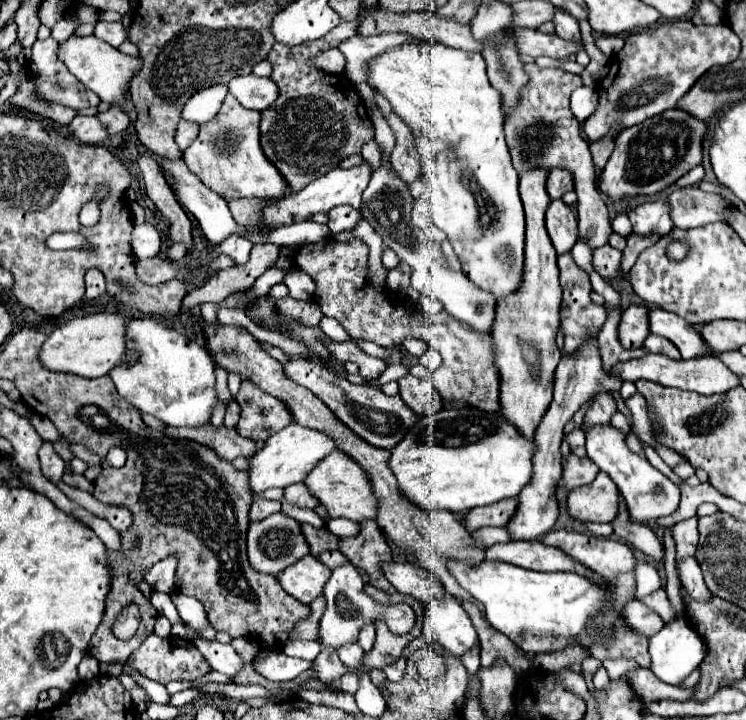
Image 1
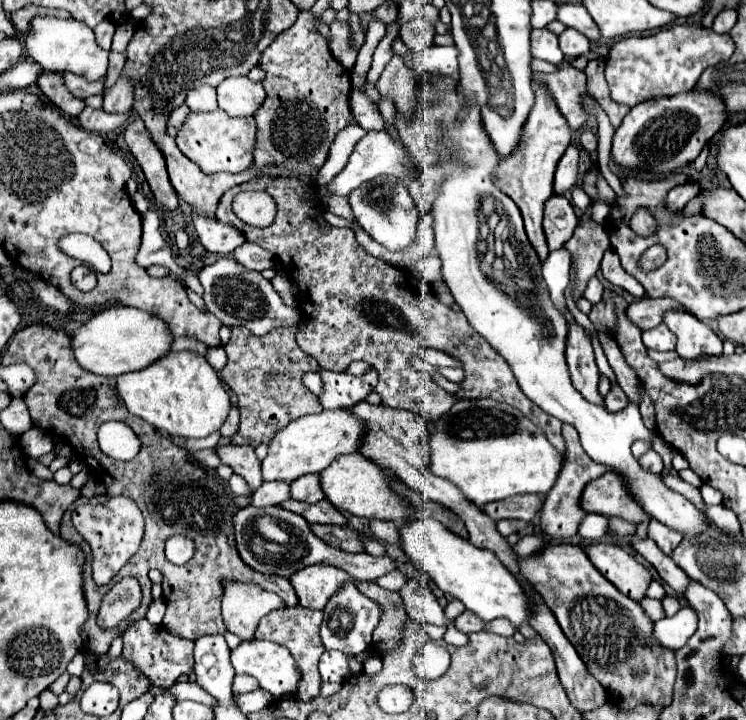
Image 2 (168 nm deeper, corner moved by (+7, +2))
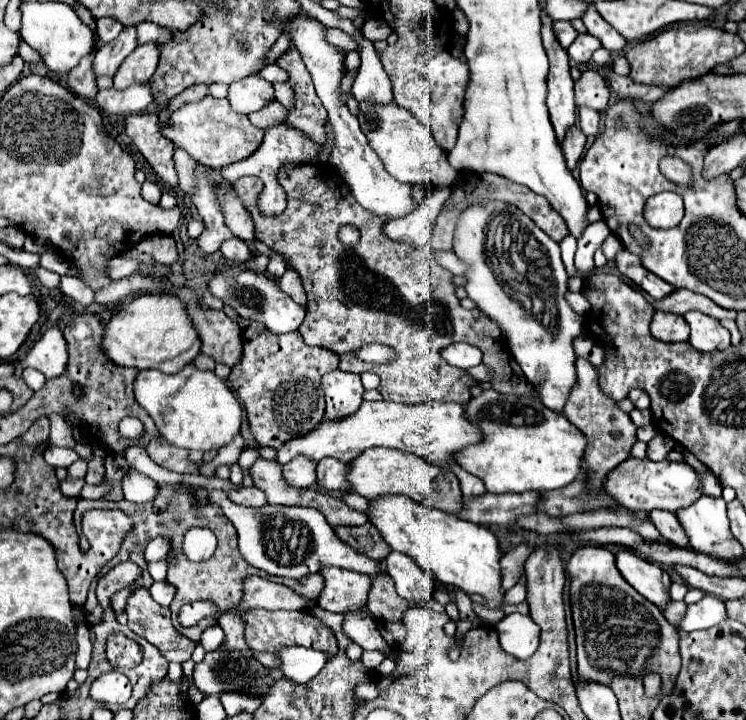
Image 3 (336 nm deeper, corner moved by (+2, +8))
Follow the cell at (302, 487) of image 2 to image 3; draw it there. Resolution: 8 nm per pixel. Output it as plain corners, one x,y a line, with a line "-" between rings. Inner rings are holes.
323,457
317,463
317,483
327,491
345,493
351,489
347,483
347,471
349,471
349,463
343,463
335,457

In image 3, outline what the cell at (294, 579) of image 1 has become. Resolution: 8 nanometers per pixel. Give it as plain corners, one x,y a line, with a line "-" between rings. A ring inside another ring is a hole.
327,567
321,571
325,589
319,597
319,605
331,613
357,611
367,607
367,595
371,589
371,577
357,571

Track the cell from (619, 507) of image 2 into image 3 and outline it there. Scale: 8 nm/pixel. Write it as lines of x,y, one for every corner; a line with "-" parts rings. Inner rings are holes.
629,457
619,467
615,467
605,481
605,491
613,495
615,501
619,501
629,511
653,511
653,509
665,509
665,511
679,511
683,507
693,505
703,495
701,475
687,465
685,461
649,461
649,459
635,459

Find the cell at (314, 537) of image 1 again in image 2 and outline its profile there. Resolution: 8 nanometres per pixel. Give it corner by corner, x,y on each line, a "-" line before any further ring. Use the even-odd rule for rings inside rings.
310,525
312,533
320,539
324,539
326,545
330,547
336,547
340,551
346,551
346,553
360,553
364,551
360,541
358,541
358,535
352,527
338,527
338,525

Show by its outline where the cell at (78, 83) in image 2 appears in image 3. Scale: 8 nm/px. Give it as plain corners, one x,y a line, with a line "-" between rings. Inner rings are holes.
125,27
117,39
99,47
99,51
95,55
95,63
93,63
95,75
97,77
101,77
101,75
111,75
113,77
115,71
119,69
119,65
123,63
123,59
135,47
137,47
137,29
135,27

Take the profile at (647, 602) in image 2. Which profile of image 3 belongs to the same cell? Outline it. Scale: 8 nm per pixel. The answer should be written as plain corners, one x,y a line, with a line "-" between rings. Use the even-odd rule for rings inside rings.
671,601
669,607
663,609
667,621
669,621
673,627
679,627
679,621
681,621
681,617
685,615
685,611
687,611
687,603
685,603
685,601

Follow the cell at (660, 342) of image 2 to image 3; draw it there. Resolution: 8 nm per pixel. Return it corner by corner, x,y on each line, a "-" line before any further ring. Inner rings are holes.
655,311
653,321
651,321
651,333
659,341
667,343
679,343
689,339
689,325
681,315
665,313
665,311

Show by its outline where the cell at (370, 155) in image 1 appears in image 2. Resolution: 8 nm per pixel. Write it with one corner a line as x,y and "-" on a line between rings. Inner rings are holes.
352,91
352,99
350,99
350,109
352,115
356,117
358,125
364,131
380,131
384,129
384,121
378,115
378,111
374,109
374,105
370,103
370,99
366,97
366,93
356,93

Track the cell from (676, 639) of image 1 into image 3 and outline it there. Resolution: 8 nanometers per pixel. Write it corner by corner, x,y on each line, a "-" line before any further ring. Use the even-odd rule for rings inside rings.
705,595
701,601
689,605
679,631
689,633
697,629
709,629
709,627
719,625
725,617
727,617
725,601
717,599
715,595

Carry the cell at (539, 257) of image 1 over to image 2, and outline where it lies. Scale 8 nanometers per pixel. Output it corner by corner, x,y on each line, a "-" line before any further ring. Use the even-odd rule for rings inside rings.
538,87
536,103
524,123
520,145
508,157
504,157
500,161
498,171
496,171
496,187
500,187
518,205
520,213
524,217
524,227
526,227
530,245
534,247
534,251
538,253
538,259
542,263
550,253
550,249
546,245
544,231
542,231
542,211
544,211
544,203
548,201
548,197
554,195
554,189
552,189
554,169
556,169
558,159
570,145
570,141
572,141
572,133
566,125
566,119
556,109
556,103
552,101
552,97
548,97
548,91

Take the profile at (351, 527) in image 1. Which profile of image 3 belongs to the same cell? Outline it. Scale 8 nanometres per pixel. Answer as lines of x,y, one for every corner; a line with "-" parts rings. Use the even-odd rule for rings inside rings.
397,551
389,553
385,561
387,573
395,583
397,593
417,604
426,605
436,591
436,580
432,573
424,571
409,559
409,555
401,555

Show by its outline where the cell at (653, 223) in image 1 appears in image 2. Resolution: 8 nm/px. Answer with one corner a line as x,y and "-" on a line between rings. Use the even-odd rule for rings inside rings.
690,183
690,185
678,185
674,189
670,189
670,193
666,195
664,203
666,203
666,209
672,211
672,213
678,213
684,209
684,205
696,197
700,191
700,185
698,183

